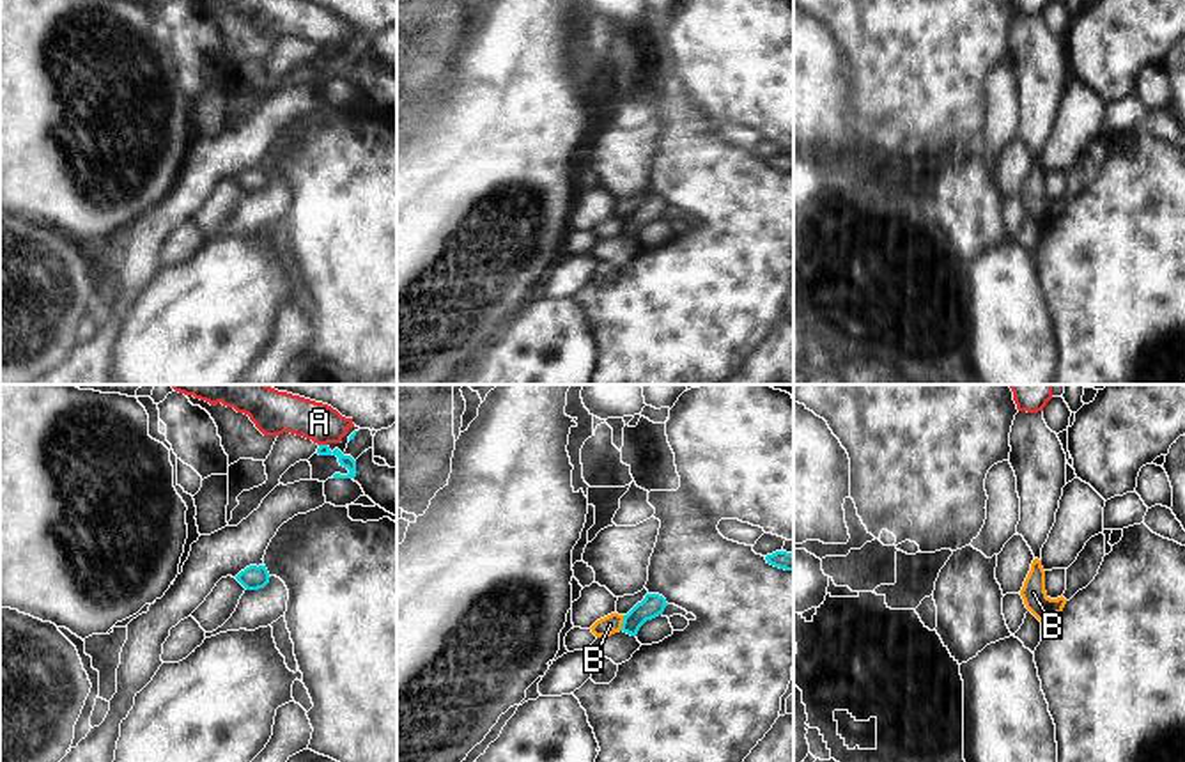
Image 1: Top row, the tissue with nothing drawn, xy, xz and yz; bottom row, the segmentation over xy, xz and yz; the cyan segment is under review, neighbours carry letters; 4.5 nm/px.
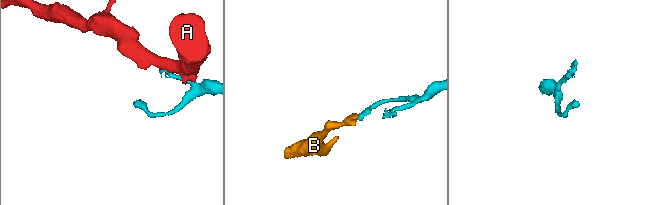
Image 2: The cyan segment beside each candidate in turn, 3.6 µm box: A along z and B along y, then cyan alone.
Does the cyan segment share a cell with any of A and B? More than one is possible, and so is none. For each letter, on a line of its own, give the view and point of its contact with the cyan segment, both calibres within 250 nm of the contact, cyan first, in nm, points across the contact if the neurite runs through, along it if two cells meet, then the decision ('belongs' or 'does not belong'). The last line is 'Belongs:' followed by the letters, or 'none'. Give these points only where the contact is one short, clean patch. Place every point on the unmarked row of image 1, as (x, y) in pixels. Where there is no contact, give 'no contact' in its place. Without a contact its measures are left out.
A: xy (323, 48) | 60/180 nm | does not belong
B: xz (622, 225) | 100/90 nm | along xz (624, 218), (619, 233) | does not belong
Belongs: none

